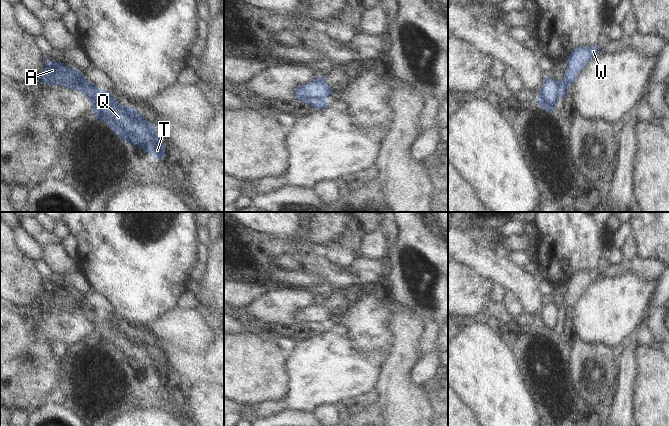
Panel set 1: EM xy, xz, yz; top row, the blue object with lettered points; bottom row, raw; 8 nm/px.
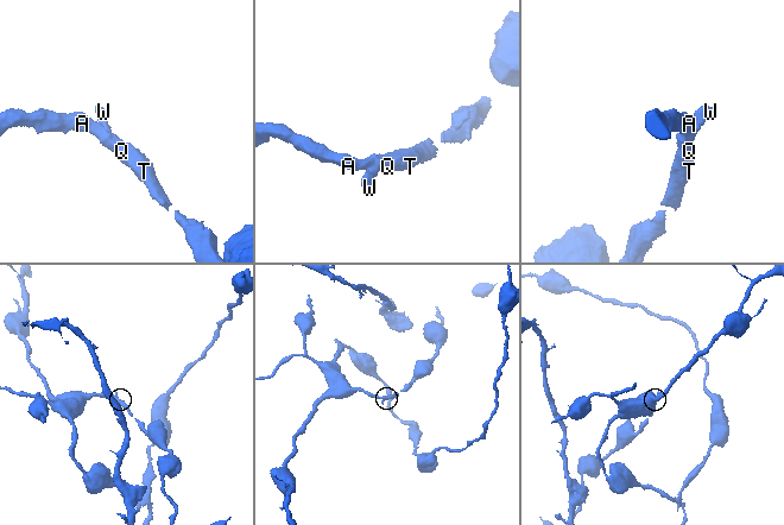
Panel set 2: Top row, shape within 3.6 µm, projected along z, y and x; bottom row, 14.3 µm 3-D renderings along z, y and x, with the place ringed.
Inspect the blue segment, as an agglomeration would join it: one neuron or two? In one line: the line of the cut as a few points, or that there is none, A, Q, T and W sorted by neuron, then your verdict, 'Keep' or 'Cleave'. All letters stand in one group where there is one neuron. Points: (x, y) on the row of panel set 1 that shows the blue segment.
Split along xy (91, 83), (84, 89), (84, 93), (87, 96). Groups: A Q T / W. Cleave

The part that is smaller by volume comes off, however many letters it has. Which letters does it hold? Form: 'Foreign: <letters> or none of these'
Foreign: W

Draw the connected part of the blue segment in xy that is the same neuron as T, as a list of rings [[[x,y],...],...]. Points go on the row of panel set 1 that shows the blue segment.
[[[94,85],[96,91],[87,96],[91,101],[93,114],[126,143],[138,146],[154,159],[162,159],[166,153],[162,139],[134,106],[120,105],[110,92]]]

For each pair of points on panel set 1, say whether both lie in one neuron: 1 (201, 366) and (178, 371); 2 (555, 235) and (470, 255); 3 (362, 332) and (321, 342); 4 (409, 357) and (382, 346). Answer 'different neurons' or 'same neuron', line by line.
1: same neuron
2: different neurons
3: different neurons
4: different neurons

